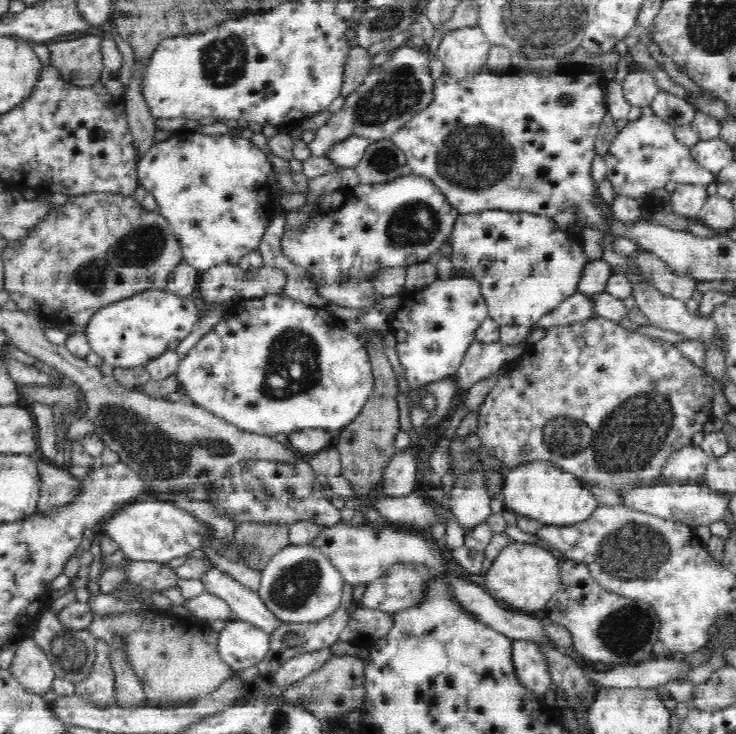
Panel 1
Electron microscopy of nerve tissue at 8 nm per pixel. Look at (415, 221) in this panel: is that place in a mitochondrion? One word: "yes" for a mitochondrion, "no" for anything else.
yes

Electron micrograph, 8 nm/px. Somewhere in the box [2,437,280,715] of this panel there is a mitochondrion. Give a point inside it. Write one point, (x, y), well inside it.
(70, 652)

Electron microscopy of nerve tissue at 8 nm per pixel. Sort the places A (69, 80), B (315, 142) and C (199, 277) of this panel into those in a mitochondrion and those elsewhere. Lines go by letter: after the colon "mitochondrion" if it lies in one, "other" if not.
A: other
B: other
C: other

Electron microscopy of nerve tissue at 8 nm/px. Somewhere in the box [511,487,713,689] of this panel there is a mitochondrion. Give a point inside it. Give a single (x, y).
(633, 551)

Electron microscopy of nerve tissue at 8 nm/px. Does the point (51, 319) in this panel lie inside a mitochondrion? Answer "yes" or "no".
no

